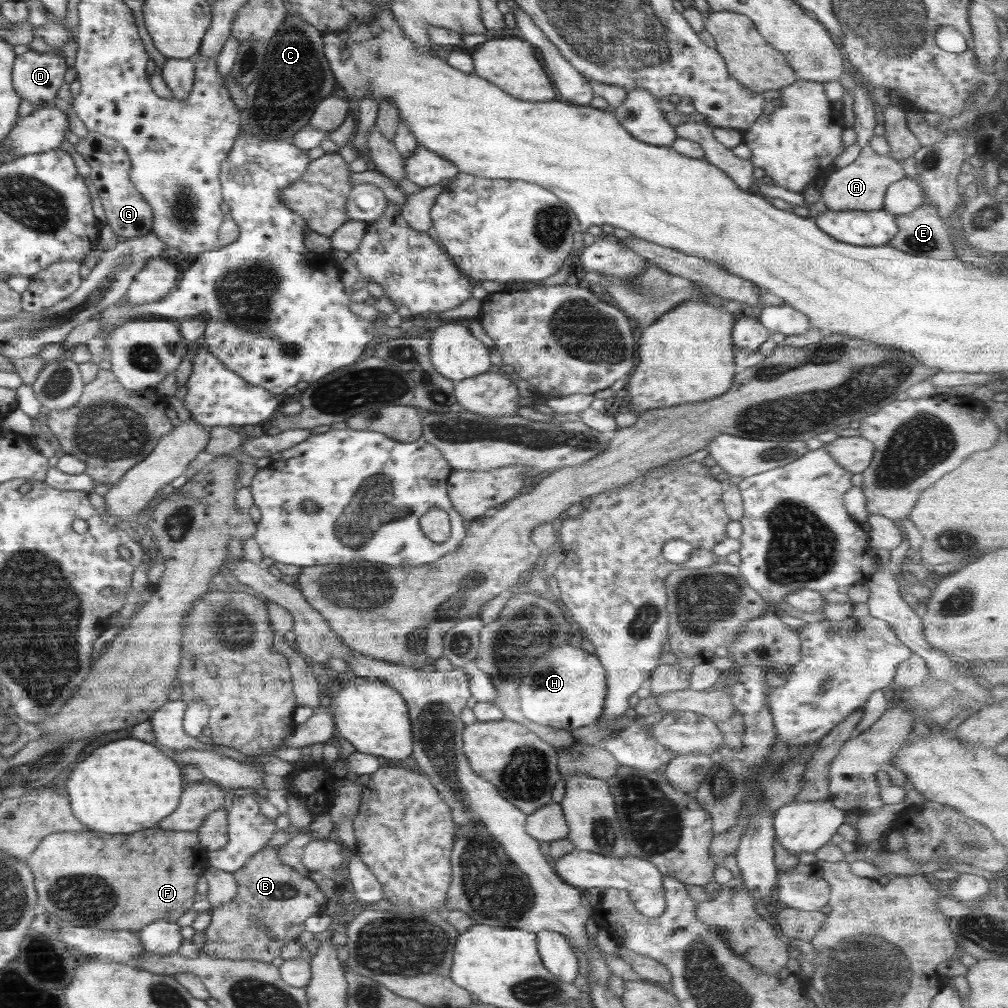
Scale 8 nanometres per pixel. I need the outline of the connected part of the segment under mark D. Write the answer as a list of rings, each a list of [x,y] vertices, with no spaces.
[[[29,50],[18,56],[17,64],[14,64],[14,89],[33,103],[34,110],[51,106],[68,69],[60,52]]]

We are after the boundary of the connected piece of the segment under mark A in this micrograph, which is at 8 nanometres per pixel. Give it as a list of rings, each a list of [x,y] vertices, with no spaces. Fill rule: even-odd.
[[[866,145],[862,147],[858,157],[843,168],[834,169],[824,177],[821,187],[821,201],[829,210],[844,212],[860,210],[862,212],[874,212],[882,210],[887,189],[897,180],[905,177],[904,168],[898,160],[892,156],[876,153]]]

